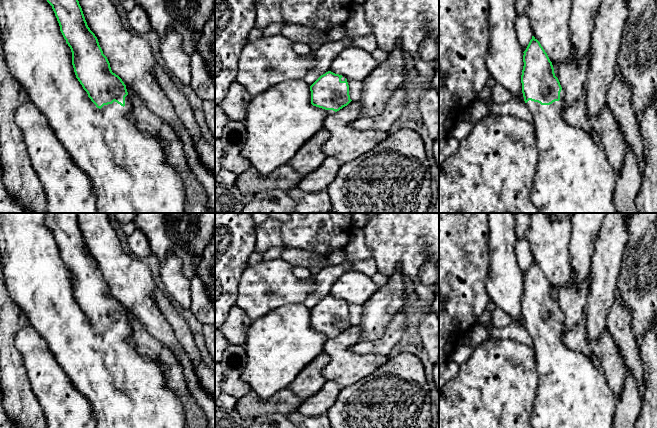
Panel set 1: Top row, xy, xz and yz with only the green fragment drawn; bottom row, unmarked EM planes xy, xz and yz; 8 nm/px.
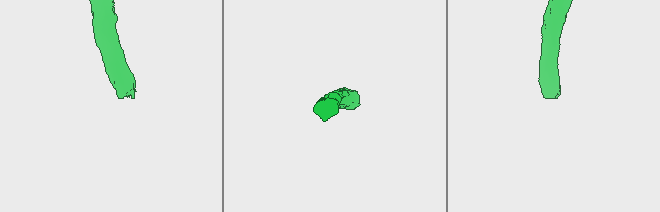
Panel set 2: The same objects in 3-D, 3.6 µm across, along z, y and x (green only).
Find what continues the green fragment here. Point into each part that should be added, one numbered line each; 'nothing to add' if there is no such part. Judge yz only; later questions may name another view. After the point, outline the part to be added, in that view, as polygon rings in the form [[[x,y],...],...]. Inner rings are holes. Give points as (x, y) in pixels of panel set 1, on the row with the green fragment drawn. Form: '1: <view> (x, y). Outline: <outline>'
1: yz (573, 175). Outline: [[[564,91],[560,100],[550,105],[541,105],[529,100],[526,103],[533,116],[536,130],[537,166],[533,179],[531,201],[540,213],[617,213],[614,204],[617,175],[609,163],[603,147],[593,136],[563,120],[563,111],[568,107]]]

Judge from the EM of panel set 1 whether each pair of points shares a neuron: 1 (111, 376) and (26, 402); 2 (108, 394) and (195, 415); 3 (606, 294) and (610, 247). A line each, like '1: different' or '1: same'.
1: different
2: different
3: same

